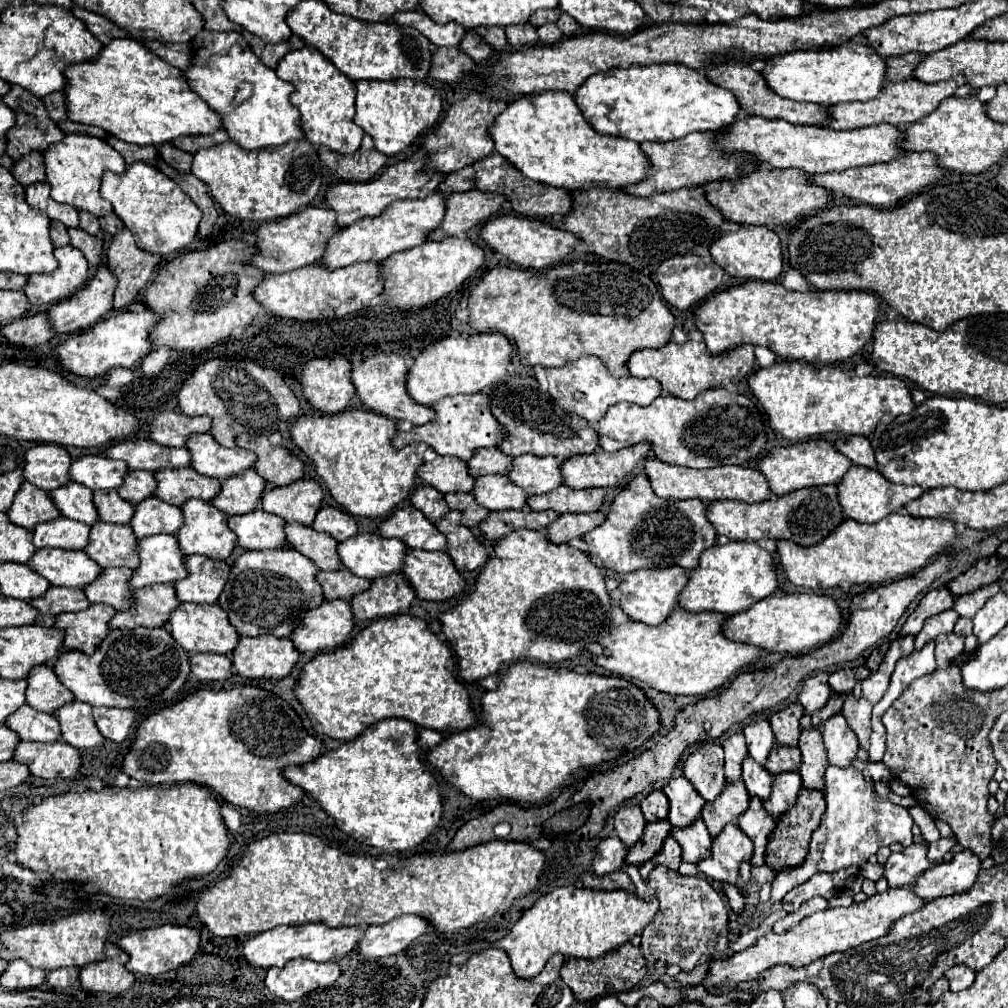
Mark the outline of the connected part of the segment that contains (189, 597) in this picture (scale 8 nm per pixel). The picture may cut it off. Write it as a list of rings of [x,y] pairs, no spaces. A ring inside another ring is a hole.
[[[187,556],[185,562],[189,578],[175,582],[175,590],[181,602],[193,604],[217,604],[231,568],[221,560],[211,560],[205,556]]]

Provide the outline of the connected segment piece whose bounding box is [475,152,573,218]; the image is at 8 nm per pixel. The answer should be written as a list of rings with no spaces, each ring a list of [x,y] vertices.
[[[491,154],[489,158],[483,158],[475,162],[477,168],[477,188],[483,192],[499,192],[505,194],[507,200],[513,204],[513,210],[527,216],[527,218],[553,218],[553,216],[565,216],[573,208],[573,196],[569,190],[545,186],[541,182],[529,182],[521,176],[521,172],[507,162],[501,154]]]

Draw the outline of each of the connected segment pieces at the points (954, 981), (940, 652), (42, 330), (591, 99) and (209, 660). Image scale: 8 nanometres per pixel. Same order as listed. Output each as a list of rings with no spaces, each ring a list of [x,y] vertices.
[[[953,966],[945,972],[945,978],[949,980],[949,986],[951,986],[951,992],[959,992],[959,990],[965,990],[973,984],[975,980],[975,972],[967,966]]]
[[[945,634],[941,638],[935,638],[935,656],[939,668],[951,668],[957,656],[963,652],[963,638],[957,634]]]
[[[47,312],[25,316],[23,320],[11,322],[1,328],[1,334],[19,346],[39,346],[53,338],[47,322]]]
[[[651,64],[651,66],[629,66],[629,68],[615,68],[609,72],[593,74],[589,76],[579,90],[575,92],[575,100],[579,108],[583,110],[585,118],[595,126],[599,134],[605,136],[621,136],[635,142],[647,142],[647,140],[659,140],[669,142],[683,138],[697,130],[723,130],[731,126],[733,120],[737,120],[741,106],[731,90],[725,90],[717,84],[713,84],[705,74],[687,68],[683,64]]]
[[[211,653],[191,654],[191,674],[199,680],[229,680],[233,676],[233,662],[229,656]]]

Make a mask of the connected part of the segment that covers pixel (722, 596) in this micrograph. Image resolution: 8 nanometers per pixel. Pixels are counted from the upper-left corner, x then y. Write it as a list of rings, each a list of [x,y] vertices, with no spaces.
[[[727,542],[701,554],[699,566],[691,570],[679,604],[689,612],[721,612],[733,616],[749,610],[755,602],[773,596],[777,590],[777,568],[773,556],[765,548],[761,548],[757,542]]]

